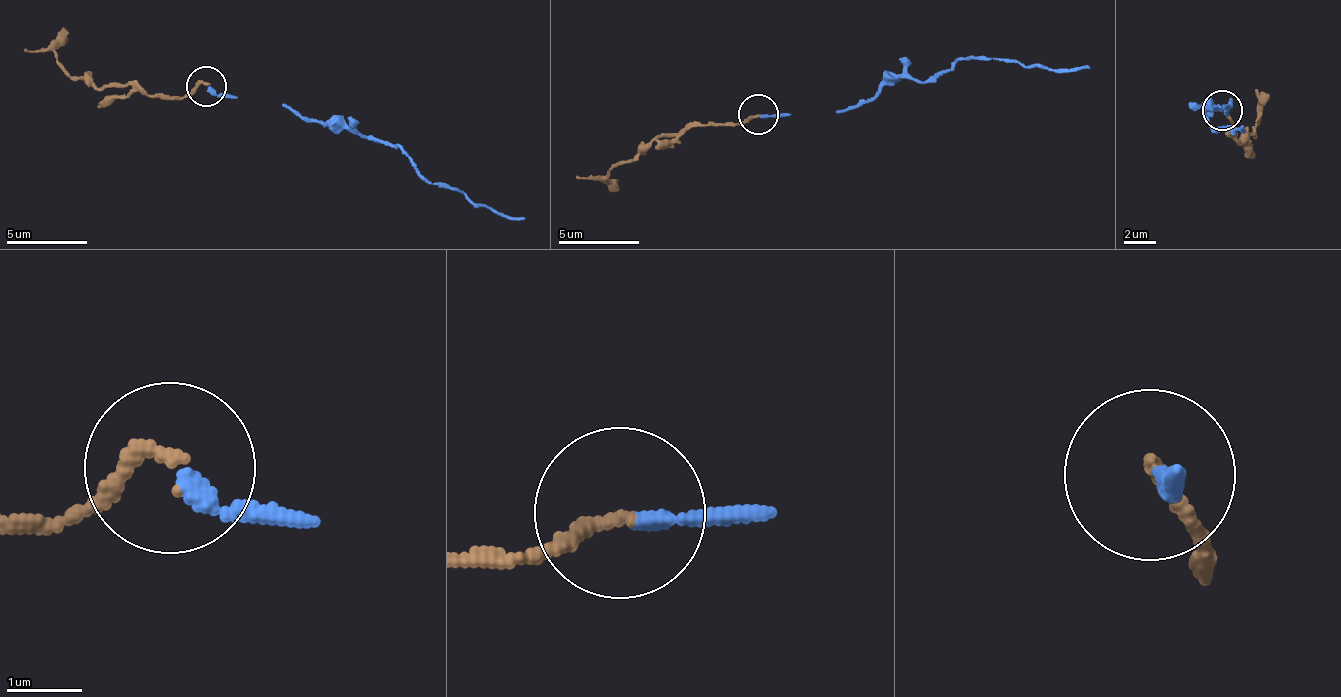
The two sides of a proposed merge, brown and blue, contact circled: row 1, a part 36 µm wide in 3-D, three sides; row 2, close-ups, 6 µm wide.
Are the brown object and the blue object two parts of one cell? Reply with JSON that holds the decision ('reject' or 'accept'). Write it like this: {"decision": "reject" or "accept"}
{"decision": "accept"}

